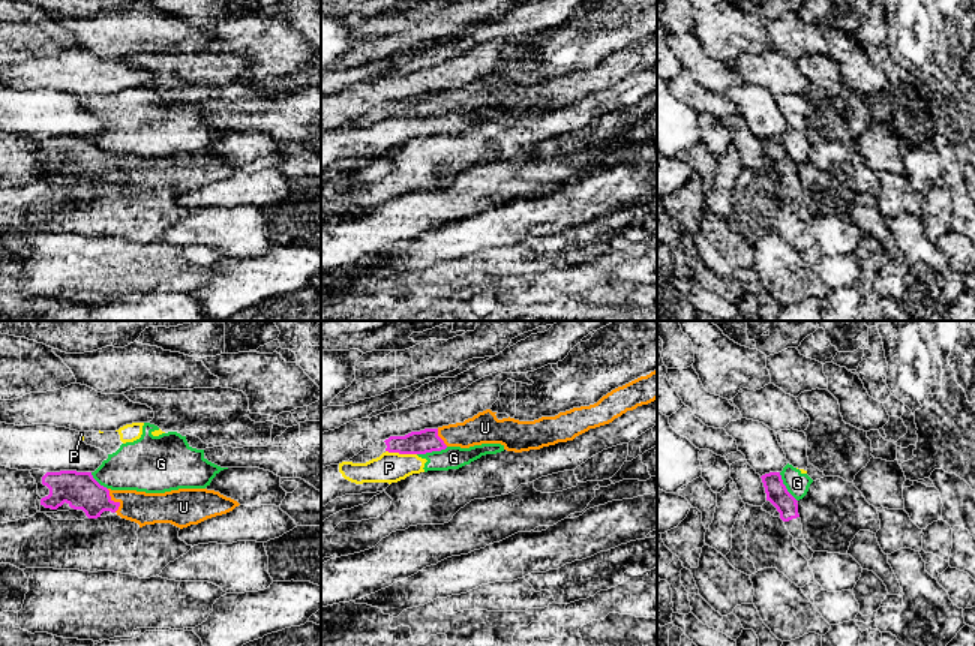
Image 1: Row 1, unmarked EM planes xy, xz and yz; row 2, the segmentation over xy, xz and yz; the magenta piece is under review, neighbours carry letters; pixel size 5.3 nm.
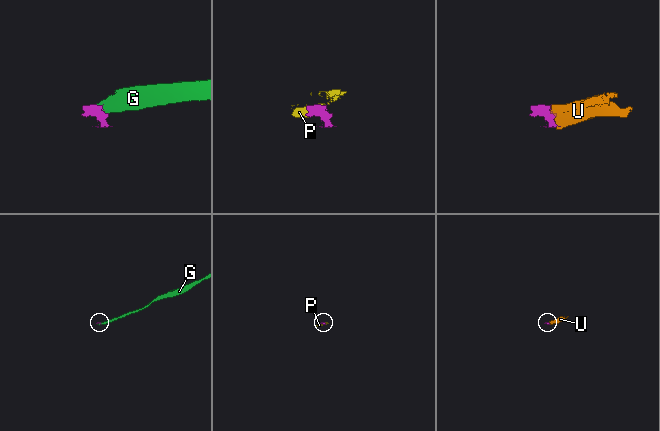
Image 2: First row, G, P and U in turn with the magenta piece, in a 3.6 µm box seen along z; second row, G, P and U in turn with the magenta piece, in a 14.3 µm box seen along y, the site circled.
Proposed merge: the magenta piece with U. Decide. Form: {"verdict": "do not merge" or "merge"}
{"verdict": "merge"}

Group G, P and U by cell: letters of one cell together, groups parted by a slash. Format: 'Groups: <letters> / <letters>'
Groups: G P / U

